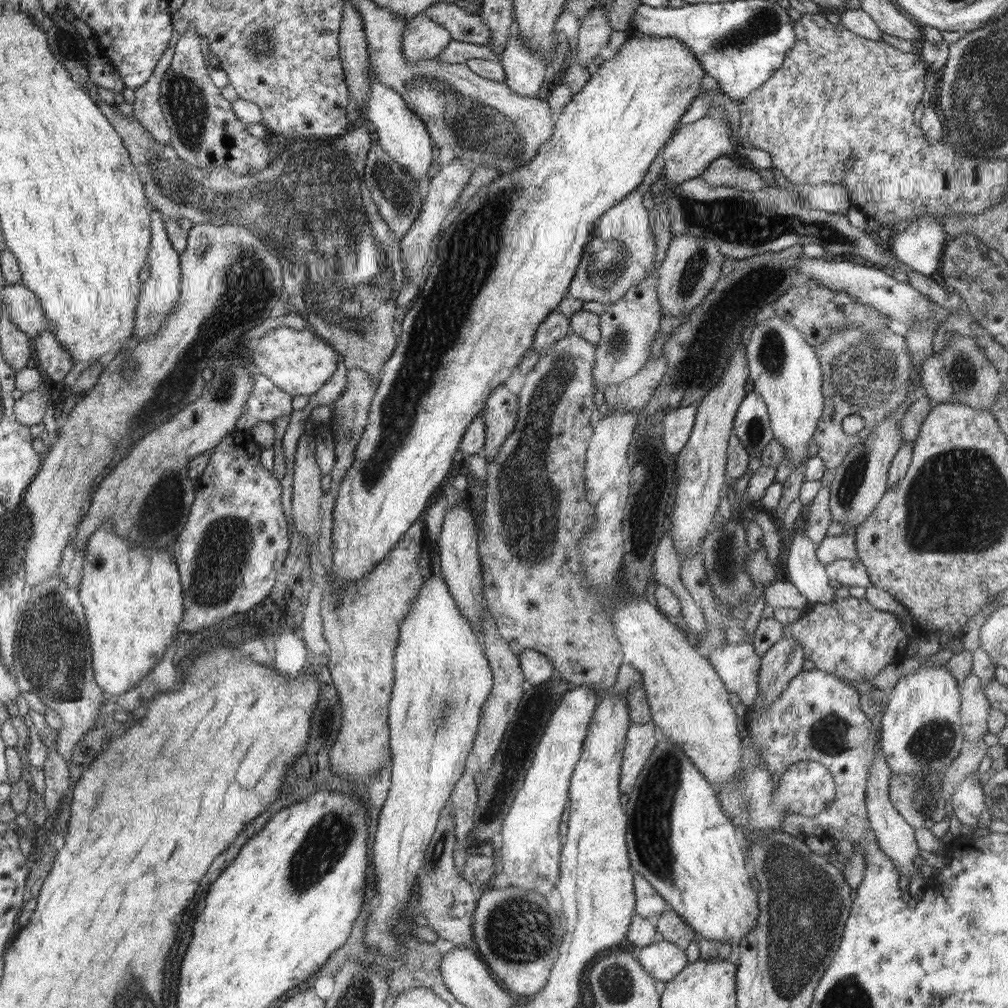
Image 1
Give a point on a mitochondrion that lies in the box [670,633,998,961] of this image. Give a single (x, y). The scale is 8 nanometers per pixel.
(934, 741)

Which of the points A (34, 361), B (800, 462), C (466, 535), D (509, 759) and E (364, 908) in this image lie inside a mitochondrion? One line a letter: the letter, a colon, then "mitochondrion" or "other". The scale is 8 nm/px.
A: other
B: other
C: other
D: mitochondrion
E: other

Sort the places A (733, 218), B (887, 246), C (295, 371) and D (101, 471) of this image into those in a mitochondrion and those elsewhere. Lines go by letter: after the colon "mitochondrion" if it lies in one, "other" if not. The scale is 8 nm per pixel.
A: mitochondrion
B: other
C: other
D: mitochondrion

